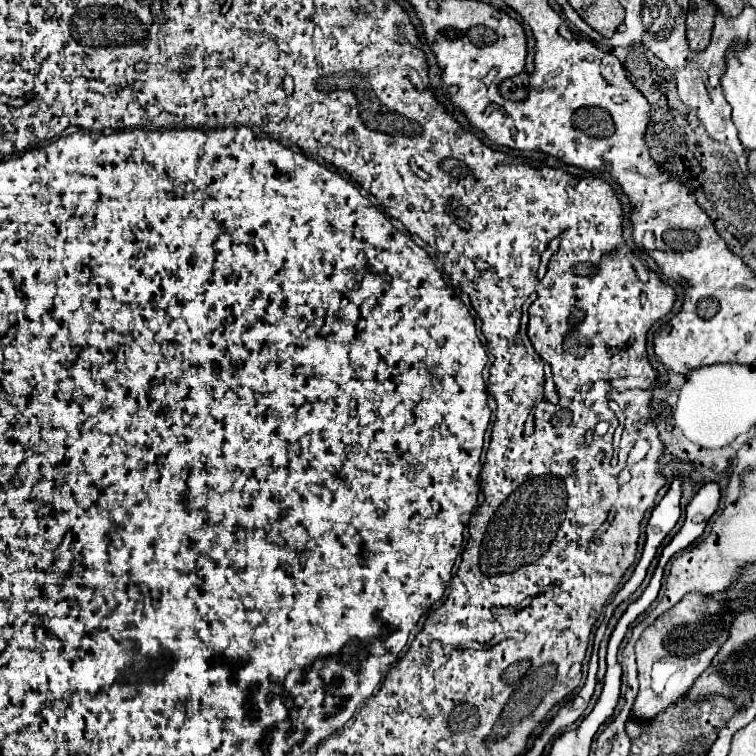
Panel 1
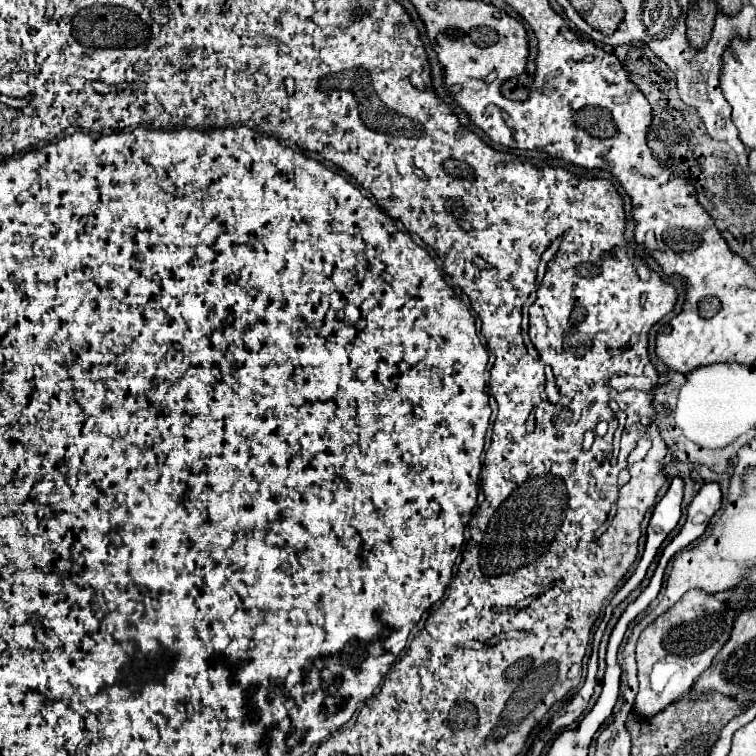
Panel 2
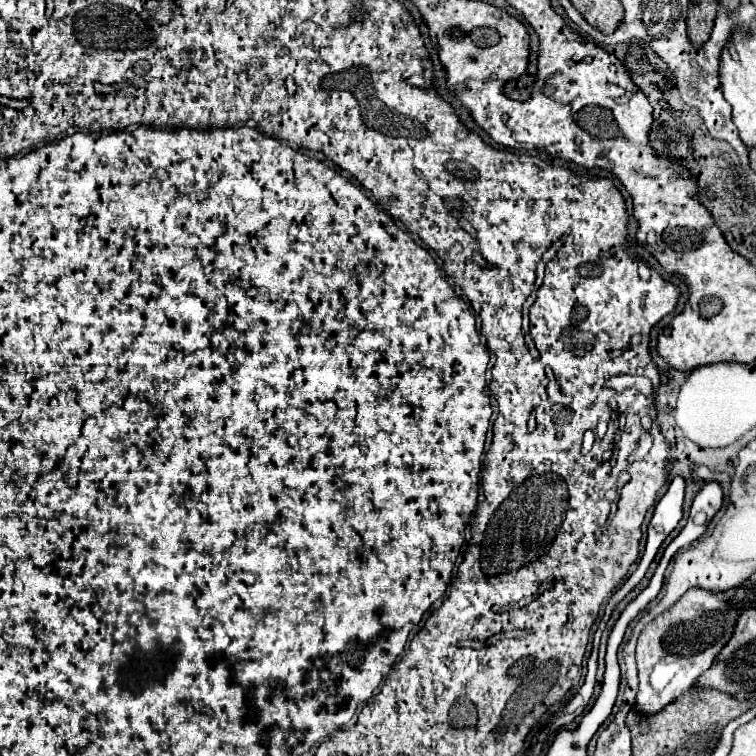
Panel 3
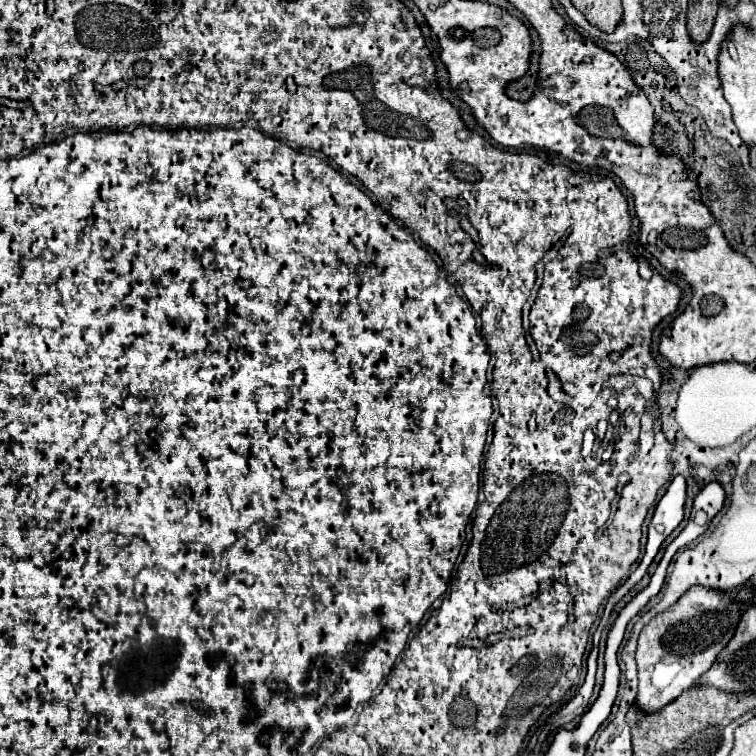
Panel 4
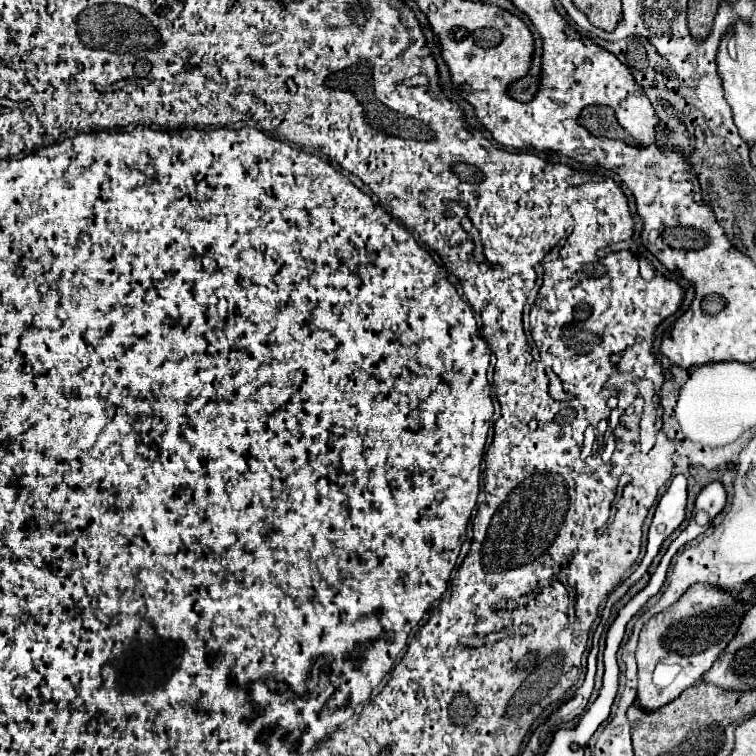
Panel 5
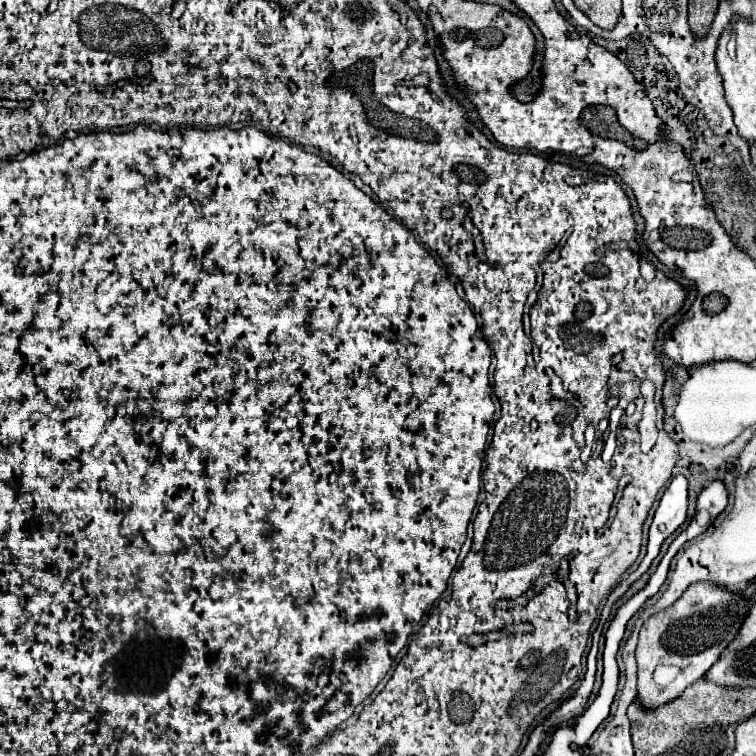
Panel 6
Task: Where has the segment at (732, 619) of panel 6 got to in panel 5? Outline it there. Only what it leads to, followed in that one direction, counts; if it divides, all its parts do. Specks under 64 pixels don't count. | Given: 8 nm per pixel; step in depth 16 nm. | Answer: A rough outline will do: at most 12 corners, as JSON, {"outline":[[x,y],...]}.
{"outline":[[694,584],[636,648],[640,708],[696,684],[736,634],[742,602]]}

